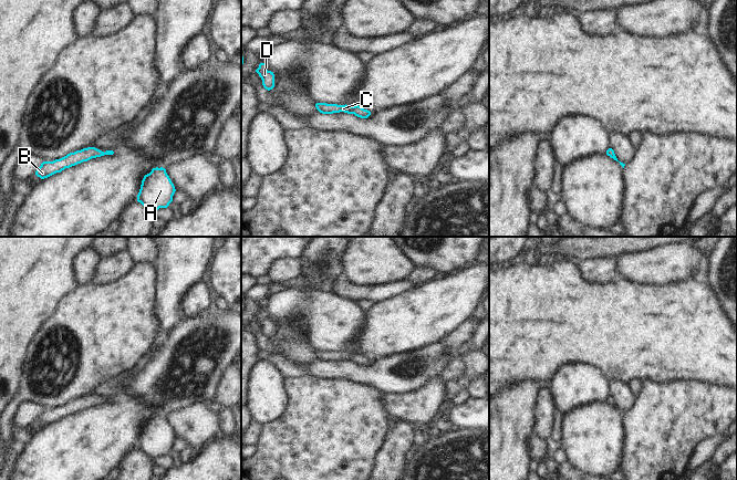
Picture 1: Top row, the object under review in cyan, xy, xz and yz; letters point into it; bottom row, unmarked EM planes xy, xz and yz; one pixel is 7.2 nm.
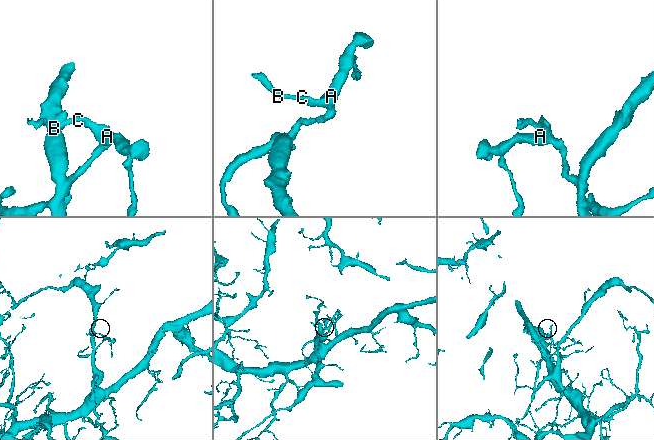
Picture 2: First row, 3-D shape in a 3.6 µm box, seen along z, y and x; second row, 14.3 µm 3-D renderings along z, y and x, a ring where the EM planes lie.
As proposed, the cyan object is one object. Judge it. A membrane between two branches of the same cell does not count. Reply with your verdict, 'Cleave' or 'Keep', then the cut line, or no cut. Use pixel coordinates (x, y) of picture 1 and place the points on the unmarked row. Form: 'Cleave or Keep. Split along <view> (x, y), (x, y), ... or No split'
Keep. No split.

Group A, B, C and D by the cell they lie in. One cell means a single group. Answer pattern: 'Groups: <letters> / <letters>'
Groups: A B C D.

